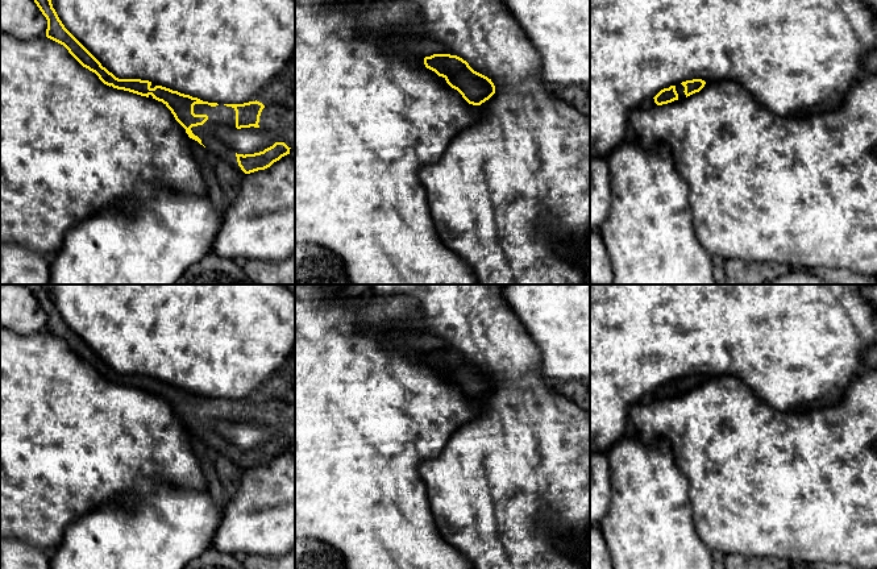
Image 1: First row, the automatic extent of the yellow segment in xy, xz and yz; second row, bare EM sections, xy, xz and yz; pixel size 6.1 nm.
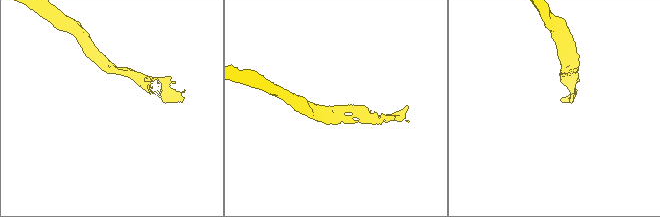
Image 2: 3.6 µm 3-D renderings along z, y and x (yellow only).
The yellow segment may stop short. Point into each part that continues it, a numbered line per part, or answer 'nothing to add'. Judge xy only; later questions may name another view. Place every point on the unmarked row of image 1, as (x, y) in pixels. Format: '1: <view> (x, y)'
1: xy (279, 414)

